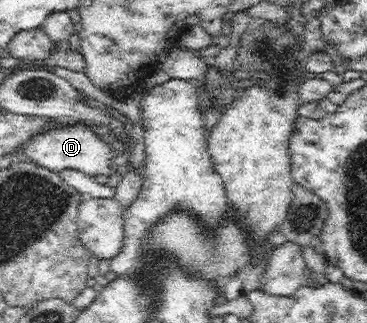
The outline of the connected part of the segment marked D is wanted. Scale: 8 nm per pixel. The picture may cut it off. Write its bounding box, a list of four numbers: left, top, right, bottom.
[22,123,118,177]

